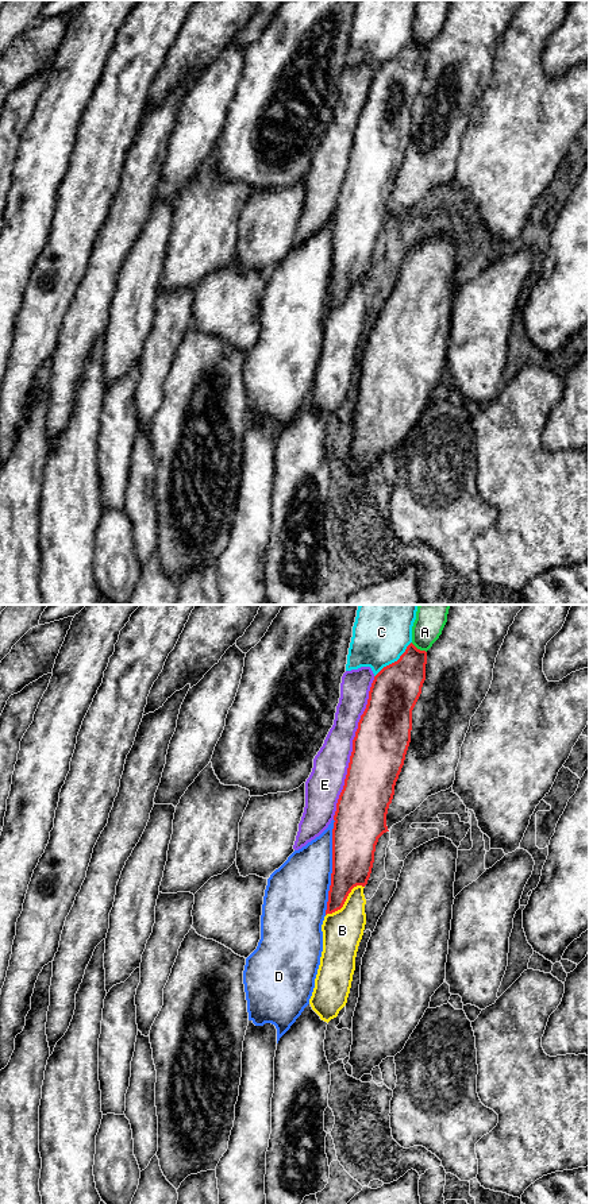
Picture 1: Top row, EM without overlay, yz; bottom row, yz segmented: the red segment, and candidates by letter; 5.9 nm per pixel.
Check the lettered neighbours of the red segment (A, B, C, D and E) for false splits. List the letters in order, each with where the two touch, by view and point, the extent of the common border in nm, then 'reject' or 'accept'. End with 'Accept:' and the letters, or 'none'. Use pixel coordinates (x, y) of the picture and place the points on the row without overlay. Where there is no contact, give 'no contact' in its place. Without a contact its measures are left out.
A: contact yz (419, 45); length 110 nm; reject
B: contact yz (345, 296); length 300 nm; reject
C: contact yz (395, 57); length 300 nm; reject
D: contact yz (333, 262); length 550 nm; reject
E: contact yz (353, 143); length 900 nm; reject
Accept: none

